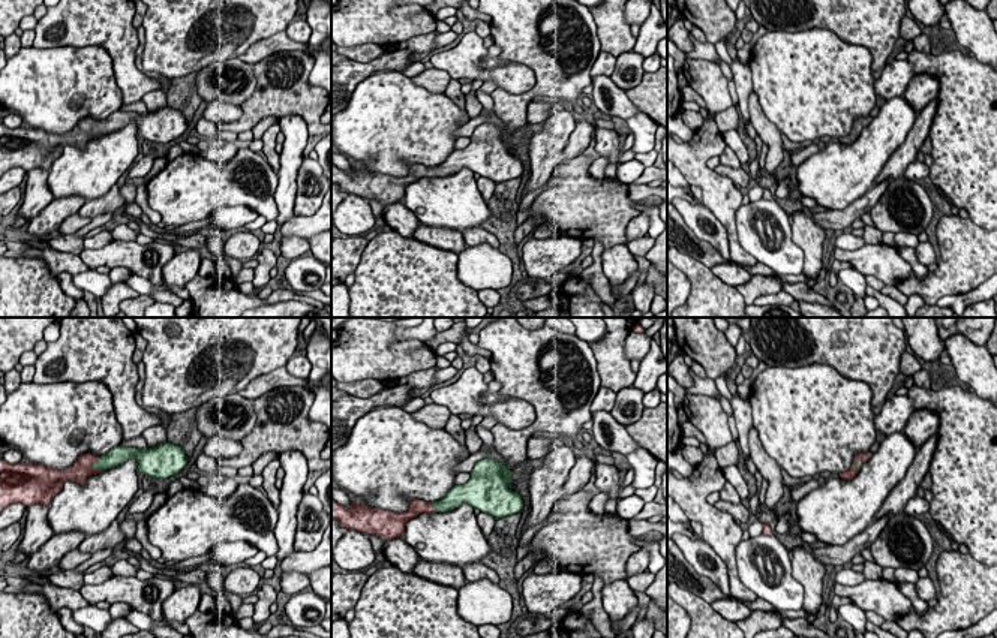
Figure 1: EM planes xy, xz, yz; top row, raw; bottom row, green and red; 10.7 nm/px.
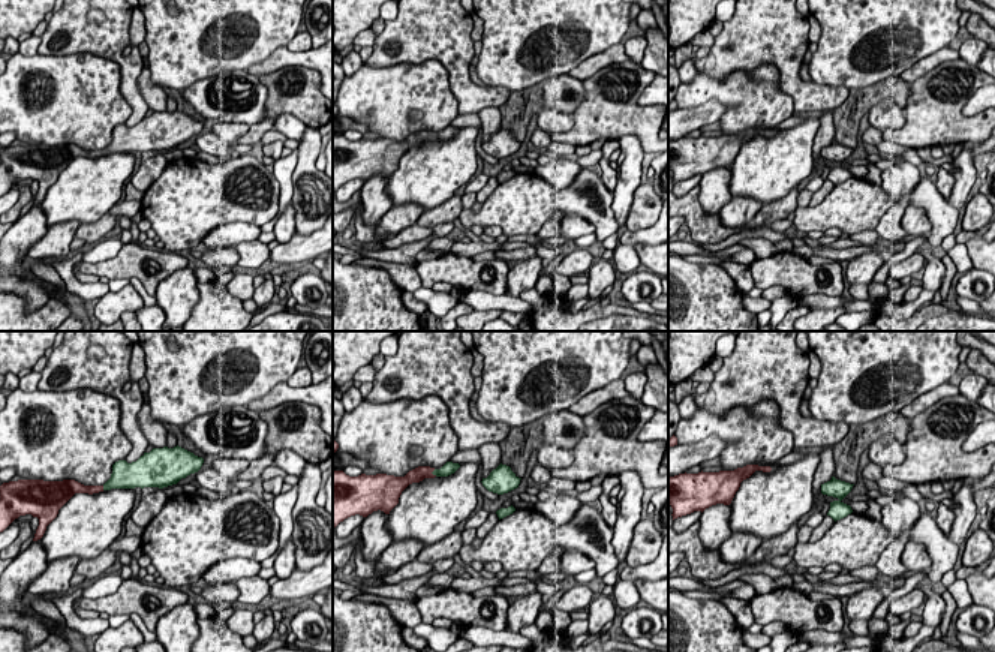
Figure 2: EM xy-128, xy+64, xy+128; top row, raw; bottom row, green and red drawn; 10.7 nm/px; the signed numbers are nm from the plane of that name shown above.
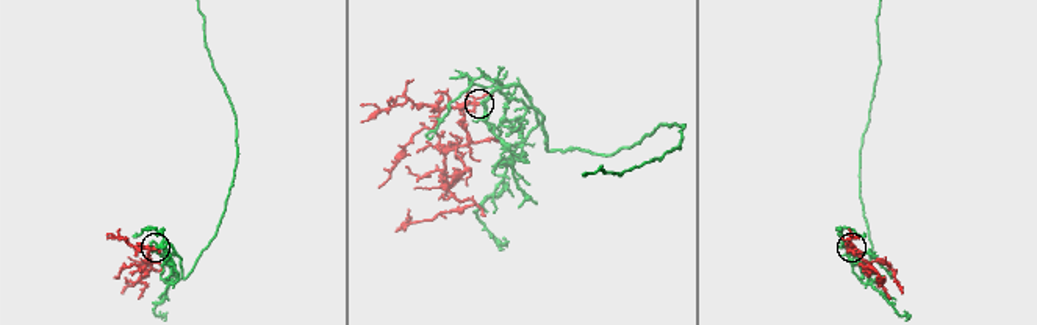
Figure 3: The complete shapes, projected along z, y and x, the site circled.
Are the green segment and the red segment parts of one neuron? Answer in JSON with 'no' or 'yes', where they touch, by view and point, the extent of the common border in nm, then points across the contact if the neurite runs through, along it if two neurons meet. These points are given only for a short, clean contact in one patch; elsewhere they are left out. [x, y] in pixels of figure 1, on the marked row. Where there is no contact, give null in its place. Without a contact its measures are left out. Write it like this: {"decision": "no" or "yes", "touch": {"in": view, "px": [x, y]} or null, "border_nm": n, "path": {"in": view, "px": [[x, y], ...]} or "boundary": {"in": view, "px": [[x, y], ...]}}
{"decision": "yes", "touch": {"in": "xy", "px": [92, 466]}, "border_nm": 180, "path": {"in": "xy", "px": [[113, 457], [92, 466], [81, 469]]}}

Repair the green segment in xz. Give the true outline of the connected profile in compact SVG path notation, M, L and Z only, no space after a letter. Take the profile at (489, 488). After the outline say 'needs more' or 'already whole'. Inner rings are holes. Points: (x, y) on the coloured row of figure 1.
M484 458L474 464L471 478L463 485L454 485L436 502L415 499L409 503L406 512L391 512L379 508L370 508L366 503L351 502L351 509L331 499L331 520L340 526L372 533L384 539L394 539L405 533L409 520L420 514L448 512L463 503L471 505L492 515L495 520L508 517L523 509L520 494L511 490L510 475L514 473L493 458Z; needs more

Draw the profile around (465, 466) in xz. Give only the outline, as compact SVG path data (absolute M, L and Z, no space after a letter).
M484 449L477 451L475 454L469 454L463 461L460 461L457 464L457 467L454 469L456 473L471 473L474 469L474 464L480 460L484 458L492 458L496 455L496 451L493 452L487 452Z

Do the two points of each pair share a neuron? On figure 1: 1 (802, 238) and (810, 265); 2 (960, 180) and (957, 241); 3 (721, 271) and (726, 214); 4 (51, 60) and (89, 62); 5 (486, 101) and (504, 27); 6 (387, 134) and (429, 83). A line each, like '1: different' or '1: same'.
1: same
2: different
3: different
4: same
5: different
6: different

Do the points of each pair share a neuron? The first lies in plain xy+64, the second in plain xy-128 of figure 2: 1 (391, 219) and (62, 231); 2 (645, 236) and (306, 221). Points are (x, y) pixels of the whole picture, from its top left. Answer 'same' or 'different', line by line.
1: same
2: different

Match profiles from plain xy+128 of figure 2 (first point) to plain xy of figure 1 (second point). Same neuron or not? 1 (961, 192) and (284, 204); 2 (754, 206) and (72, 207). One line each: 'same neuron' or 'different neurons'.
1: same neuron
2: same neuron

